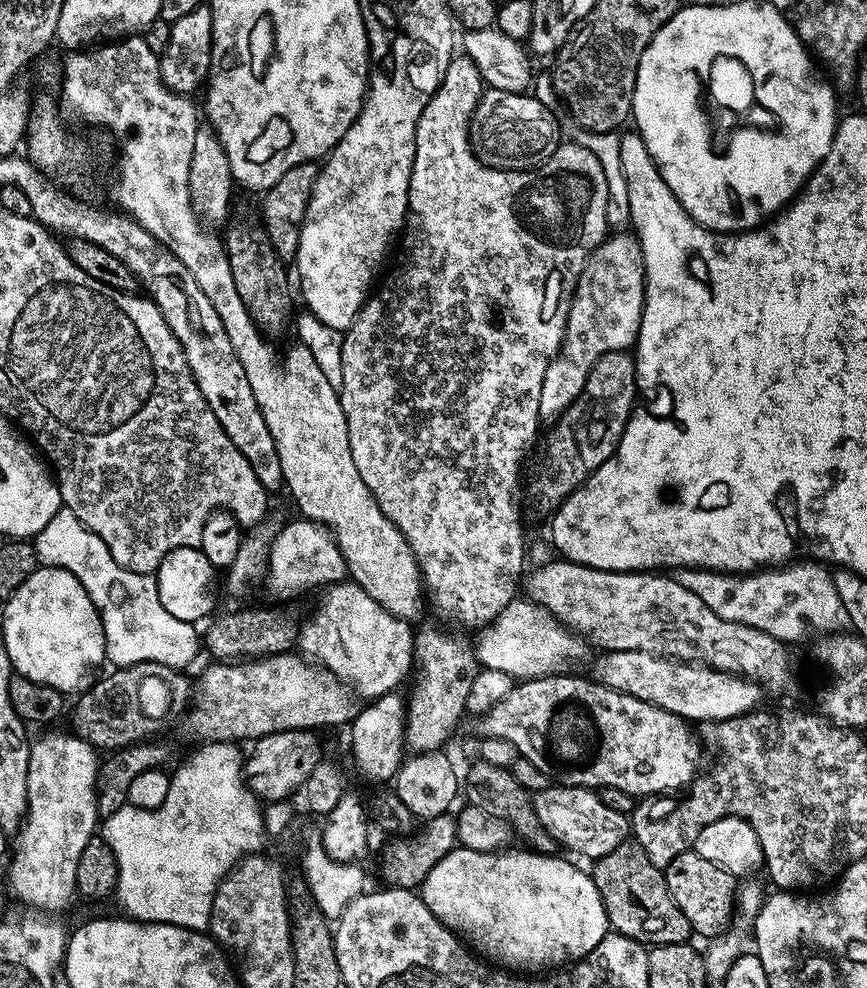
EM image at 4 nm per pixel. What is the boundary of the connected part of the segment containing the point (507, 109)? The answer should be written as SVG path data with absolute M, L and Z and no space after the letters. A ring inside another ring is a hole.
M488 88L481 96L476 113L472 115L472 121L468 127L468 134L472 142L472 151L483 164L489 164L491 168L507 168L509 170L531 170L545 164L554 154L554 150L560 147L562 137L560 128L556 125L554 117L548 113L548 108L543 99L532 94L522 92L507 92L497 88Z

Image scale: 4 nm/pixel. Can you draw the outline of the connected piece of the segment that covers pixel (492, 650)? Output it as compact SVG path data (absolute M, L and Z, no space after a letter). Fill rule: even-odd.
M528 598L512 600L500 611L500 617L477 636L480 636L474 640L477 661L490 670L502 670L502 674L510 674L517 681L563 673L564 660L576 660L586 649L585 641L575 632L569 632L545 608Z

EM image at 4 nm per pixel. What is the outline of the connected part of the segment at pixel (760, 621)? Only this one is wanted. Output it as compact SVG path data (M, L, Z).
M789 562L747 574L686 568L677 571L674 579L686 590L694 590L718 618L762 630L775 640L800 640L807 632L840 634L849 627L846 606L842 606L838 596L833 573L820 562Z

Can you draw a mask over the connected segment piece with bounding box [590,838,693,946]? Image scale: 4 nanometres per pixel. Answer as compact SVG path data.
M634 838L624 840L610 854L591 865L590 875L604 903L611 931L620 932L645 946L682 944L693 935L686 915L675 904L662 869L650 862Z

